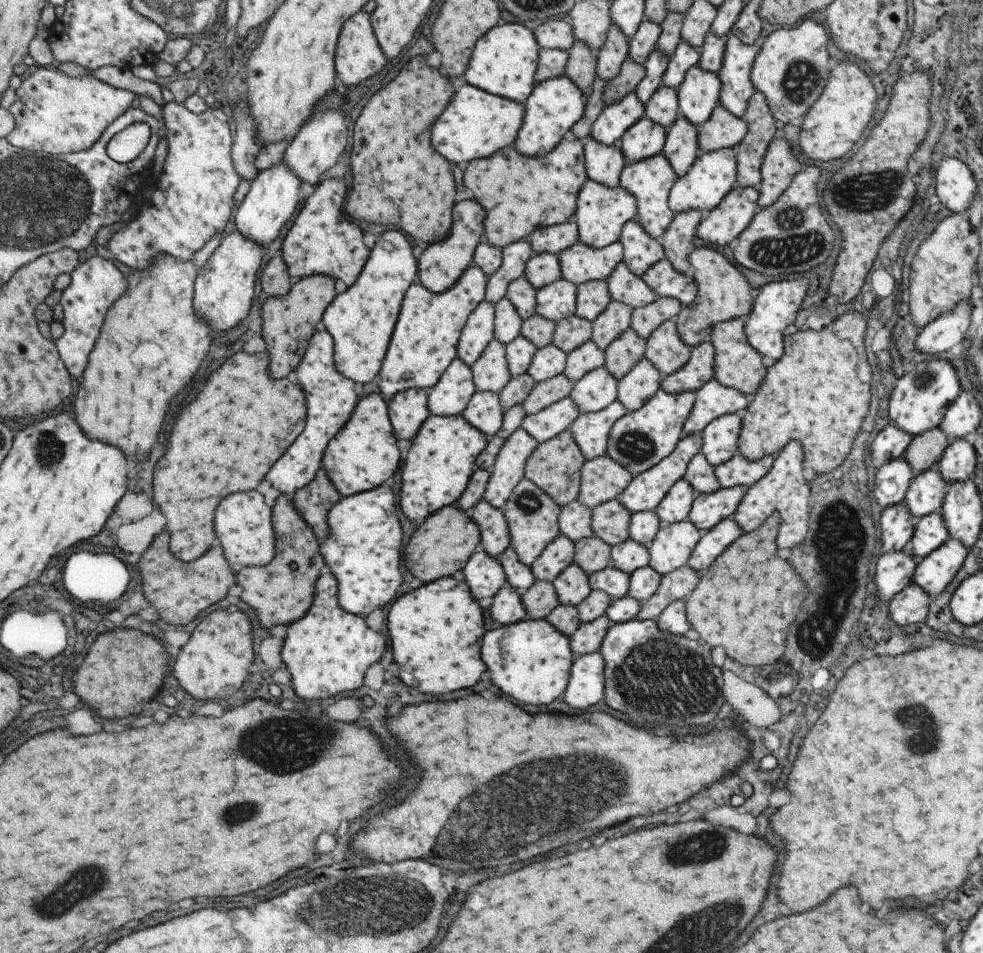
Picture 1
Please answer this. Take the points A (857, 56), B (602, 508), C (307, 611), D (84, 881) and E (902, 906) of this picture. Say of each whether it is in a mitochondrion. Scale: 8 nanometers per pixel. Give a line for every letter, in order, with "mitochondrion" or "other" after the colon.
A: other
B: other
C: other
D: mitochondrion
E: other

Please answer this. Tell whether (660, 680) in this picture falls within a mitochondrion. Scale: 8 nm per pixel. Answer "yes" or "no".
yes

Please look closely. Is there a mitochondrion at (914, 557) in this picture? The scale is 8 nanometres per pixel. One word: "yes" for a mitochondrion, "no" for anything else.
no

